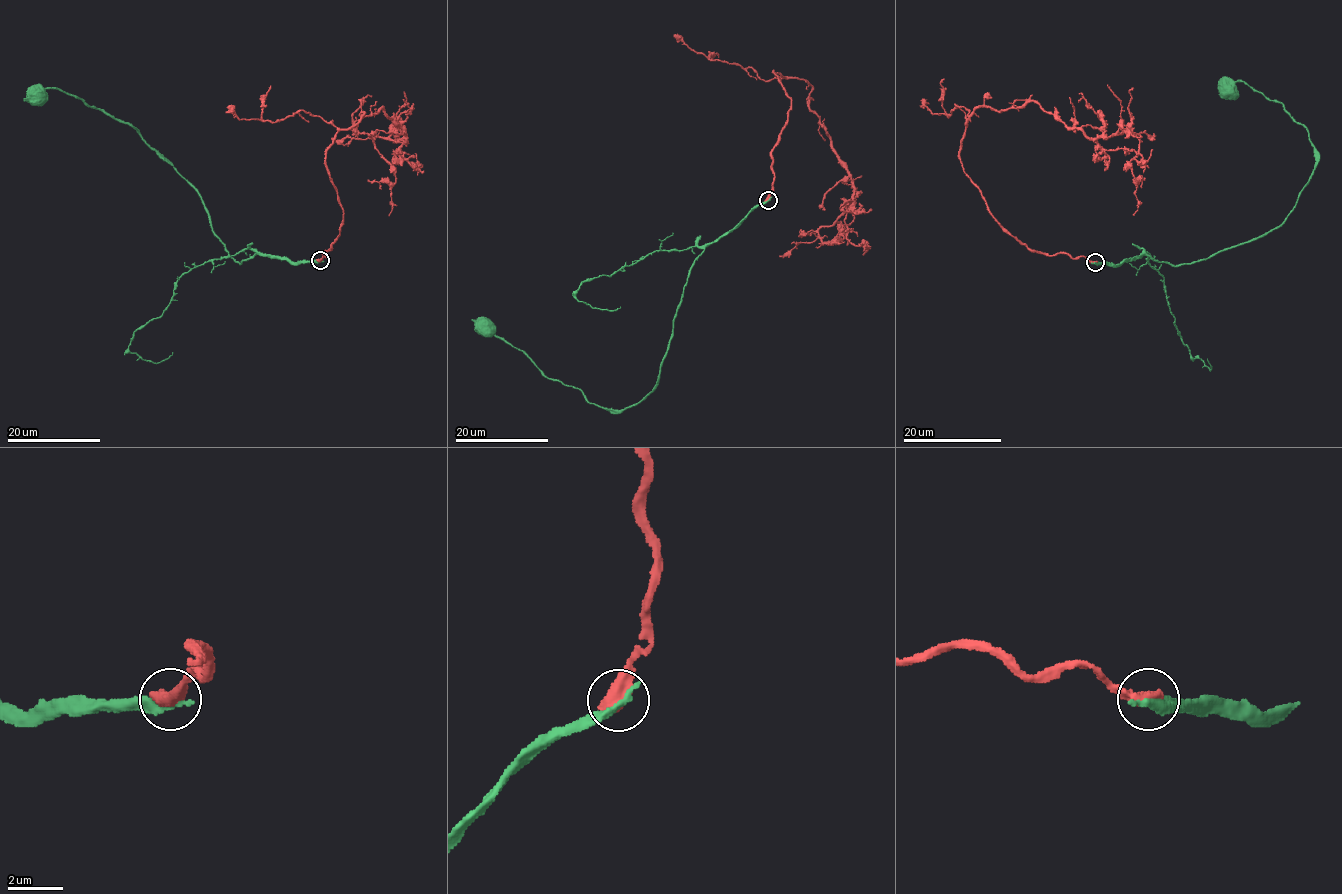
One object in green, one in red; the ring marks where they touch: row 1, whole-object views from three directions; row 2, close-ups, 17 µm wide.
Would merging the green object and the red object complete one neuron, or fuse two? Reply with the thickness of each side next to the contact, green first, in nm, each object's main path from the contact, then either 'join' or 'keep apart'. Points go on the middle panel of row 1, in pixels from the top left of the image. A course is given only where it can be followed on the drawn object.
360/600 nm | green via (767, 200), (695, 261), (655, 387), (620, 410), (548, 378), (483, 324) | red via (767, 200), (791, 101), (773, 72), (812, 87), (809, 108), (850, 174), (853, 205), (819, 234), (837, 236) | keep apart

